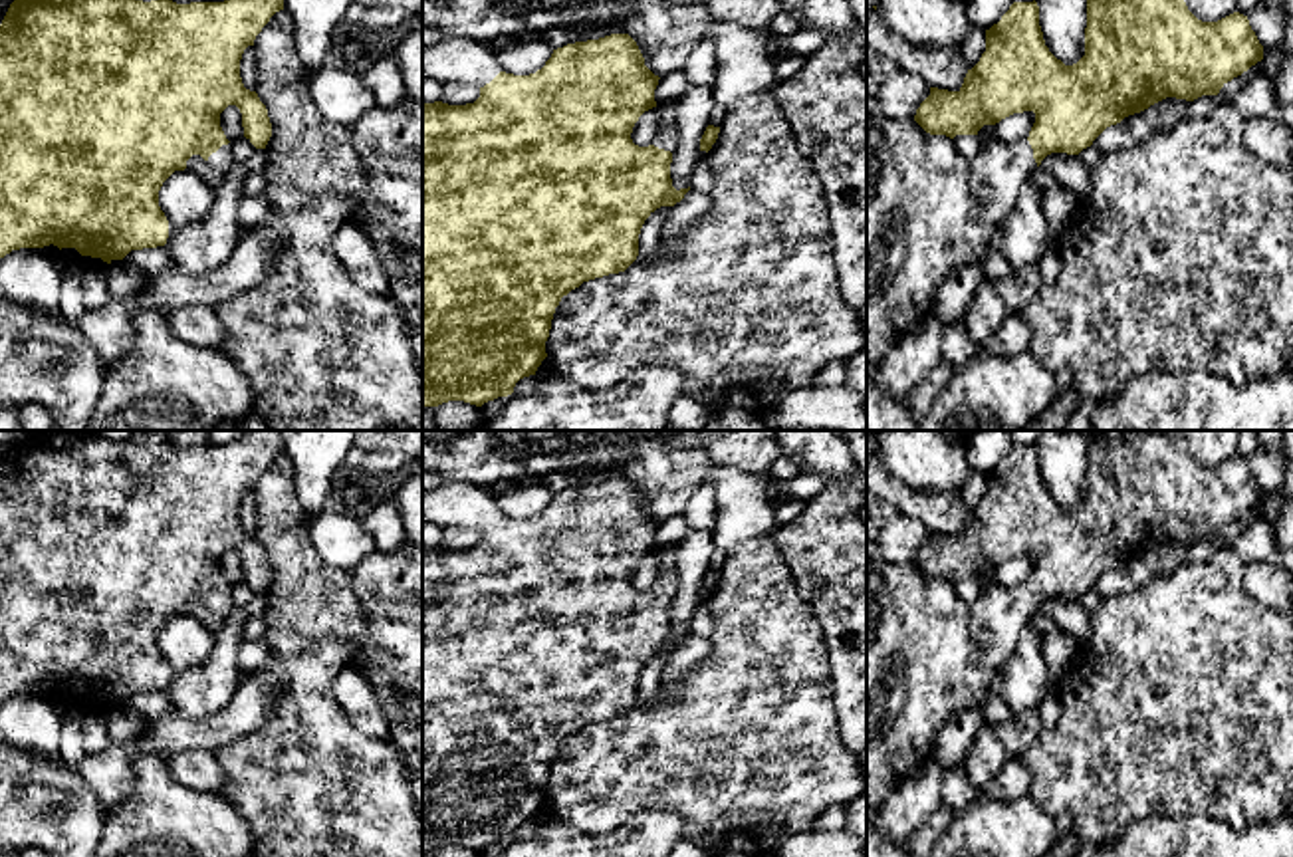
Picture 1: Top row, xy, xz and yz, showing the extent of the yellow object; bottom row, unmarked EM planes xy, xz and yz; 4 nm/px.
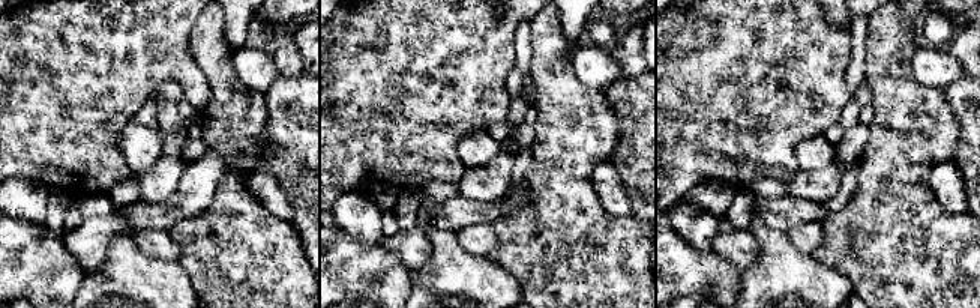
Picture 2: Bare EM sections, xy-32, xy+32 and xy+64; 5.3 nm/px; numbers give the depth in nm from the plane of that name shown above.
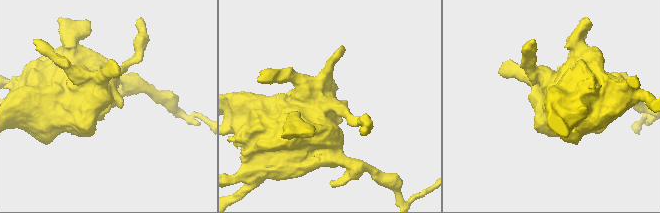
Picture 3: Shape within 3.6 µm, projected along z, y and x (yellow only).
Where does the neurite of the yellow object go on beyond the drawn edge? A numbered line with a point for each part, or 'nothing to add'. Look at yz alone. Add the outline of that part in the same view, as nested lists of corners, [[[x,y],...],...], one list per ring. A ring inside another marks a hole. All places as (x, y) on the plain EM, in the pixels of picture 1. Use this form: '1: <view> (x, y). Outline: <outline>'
1: yz (998, 617). Outline: [[[1029,585],[988,587],[970,603],[972,661],[980,669],[999,671],[1017,653],[1031,617],[1039,613]]]

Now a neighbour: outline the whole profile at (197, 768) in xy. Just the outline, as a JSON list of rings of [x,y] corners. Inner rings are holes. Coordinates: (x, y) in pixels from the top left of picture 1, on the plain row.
[[[200,748],[178,750],[165,756],[165,762],[173,778],[192,790],[220,794],[226,786],[226,776],[212,752]]]

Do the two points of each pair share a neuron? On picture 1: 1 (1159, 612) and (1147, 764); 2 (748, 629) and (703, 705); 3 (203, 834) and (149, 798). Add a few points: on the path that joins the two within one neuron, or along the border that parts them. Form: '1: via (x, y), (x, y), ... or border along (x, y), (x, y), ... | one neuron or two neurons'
1: via (1159, 649), (1159, 679), (1151, 691), (1149, 727) | one neuron
2: via (748, 647), (748, 659), (720, 687) | one neuron
3: via (189, 834), (163, 812) | one neuron

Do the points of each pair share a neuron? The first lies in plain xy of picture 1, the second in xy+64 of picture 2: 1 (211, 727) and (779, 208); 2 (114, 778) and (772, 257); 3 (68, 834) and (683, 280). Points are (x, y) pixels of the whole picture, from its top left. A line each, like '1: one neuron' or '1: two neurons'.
1: one neuron
2: two neurons
3: one neuron

